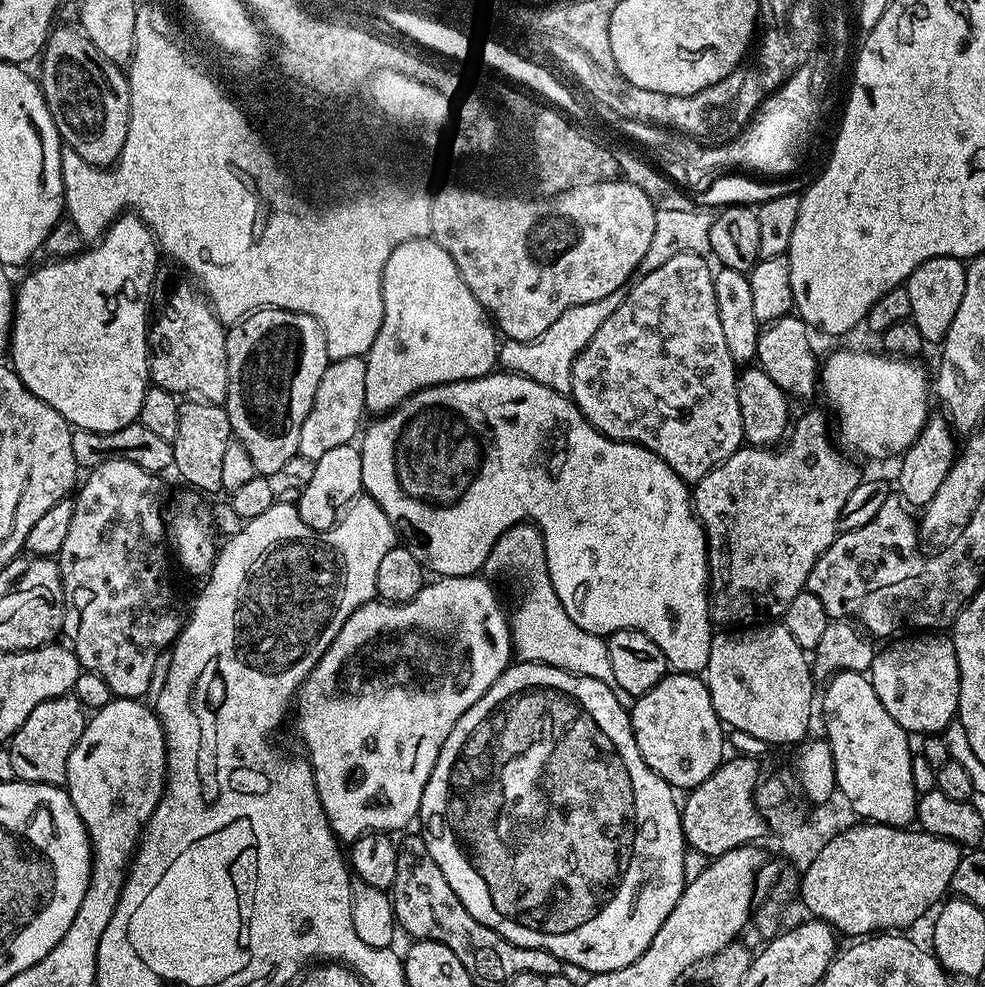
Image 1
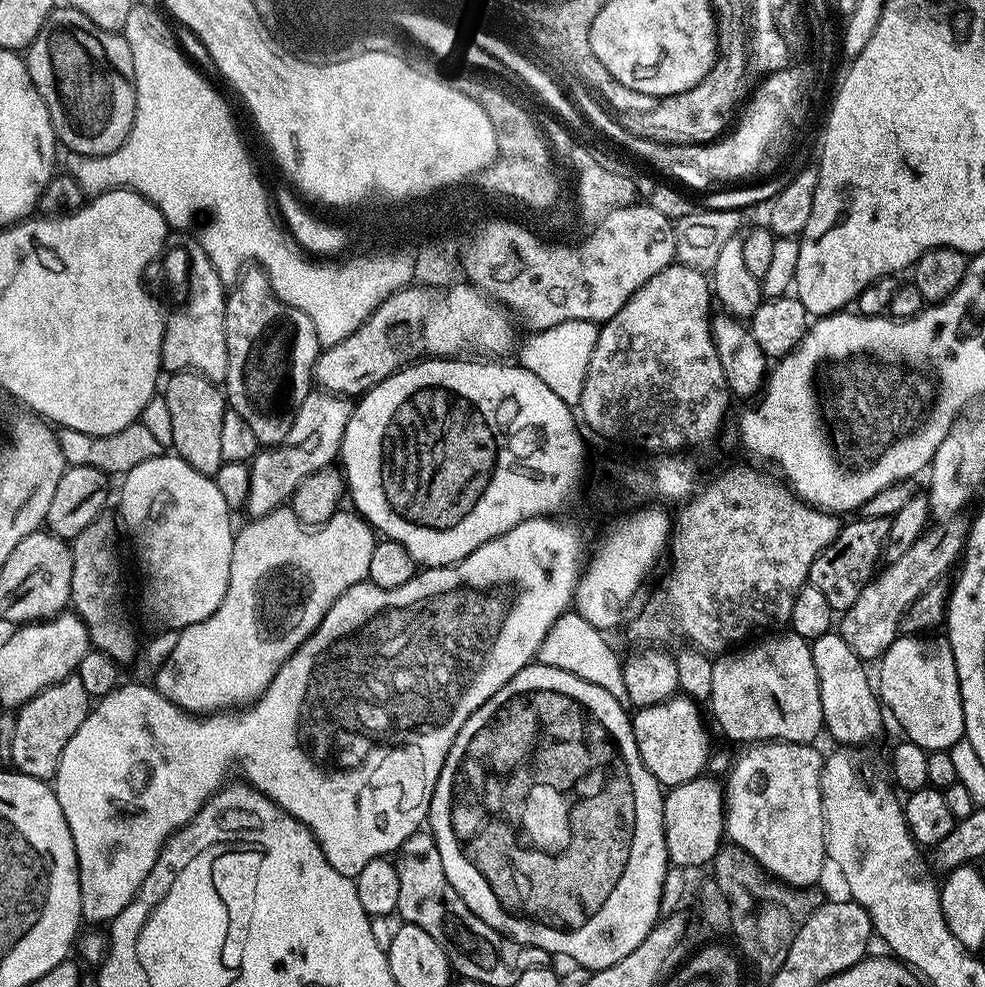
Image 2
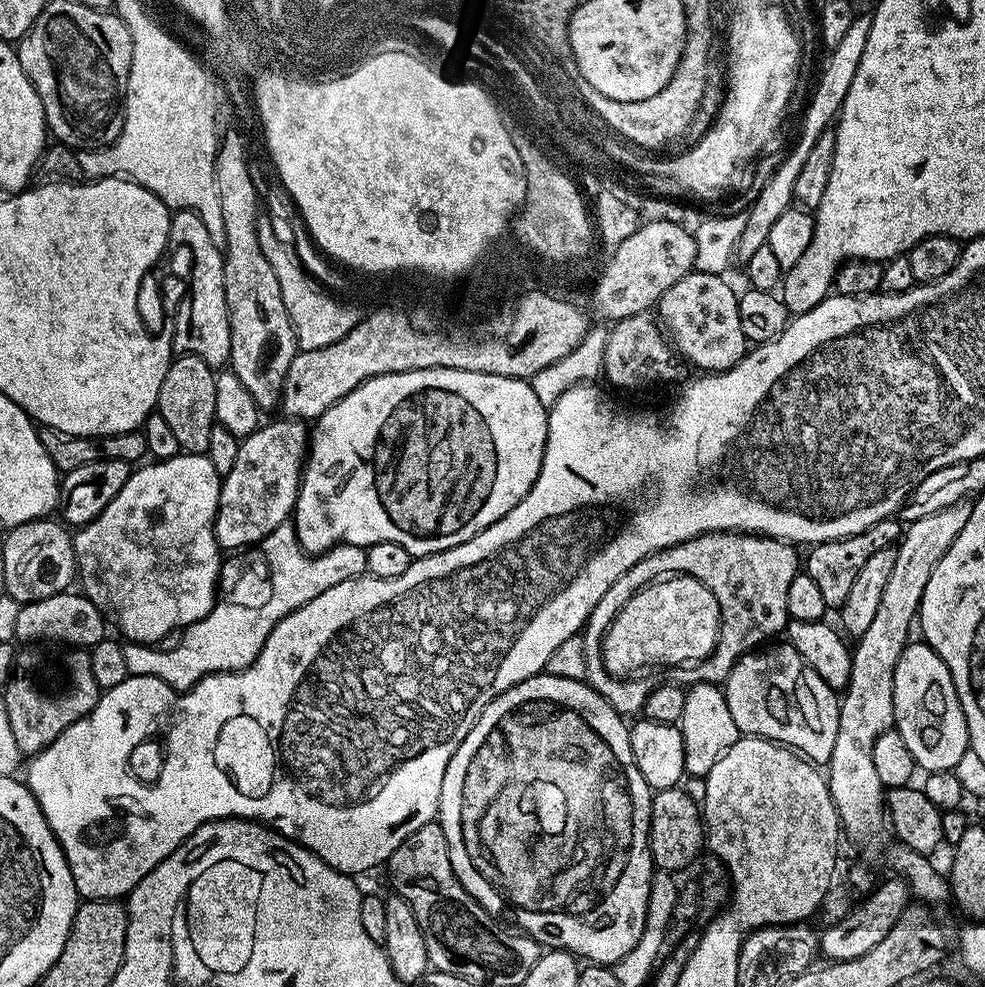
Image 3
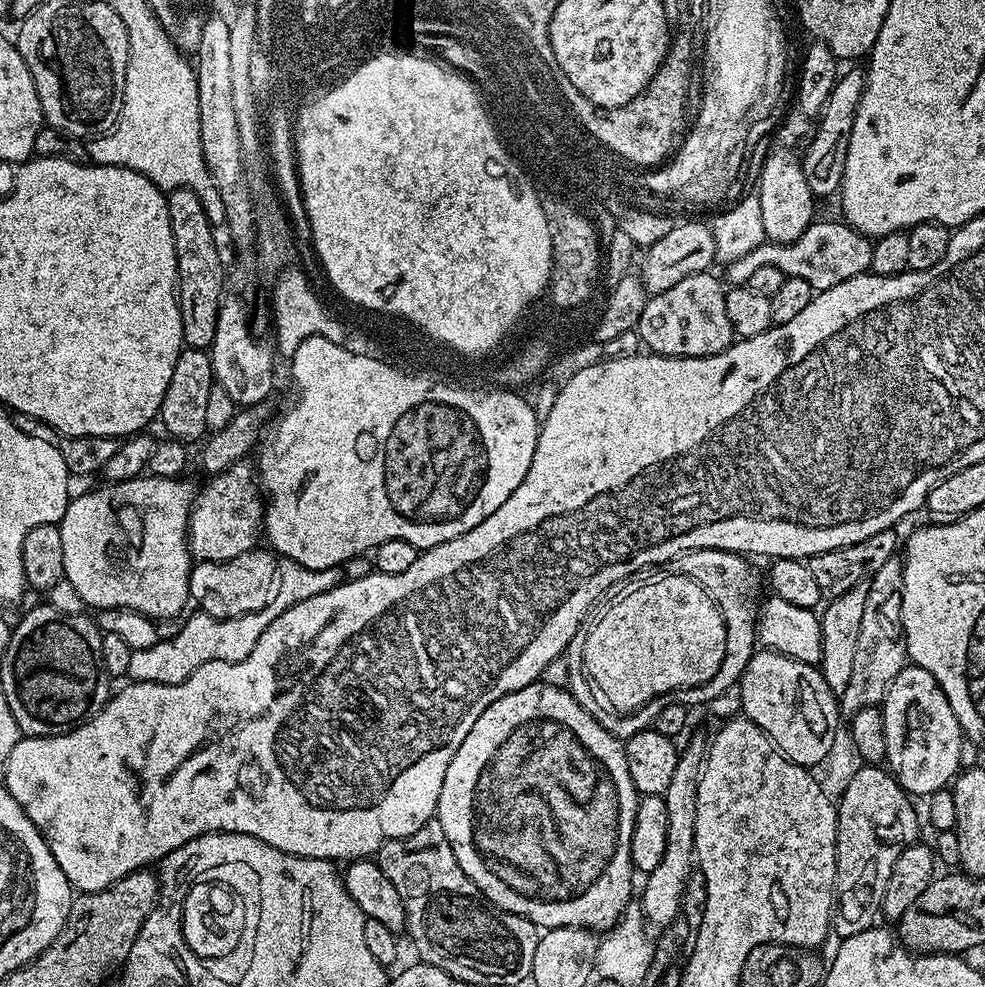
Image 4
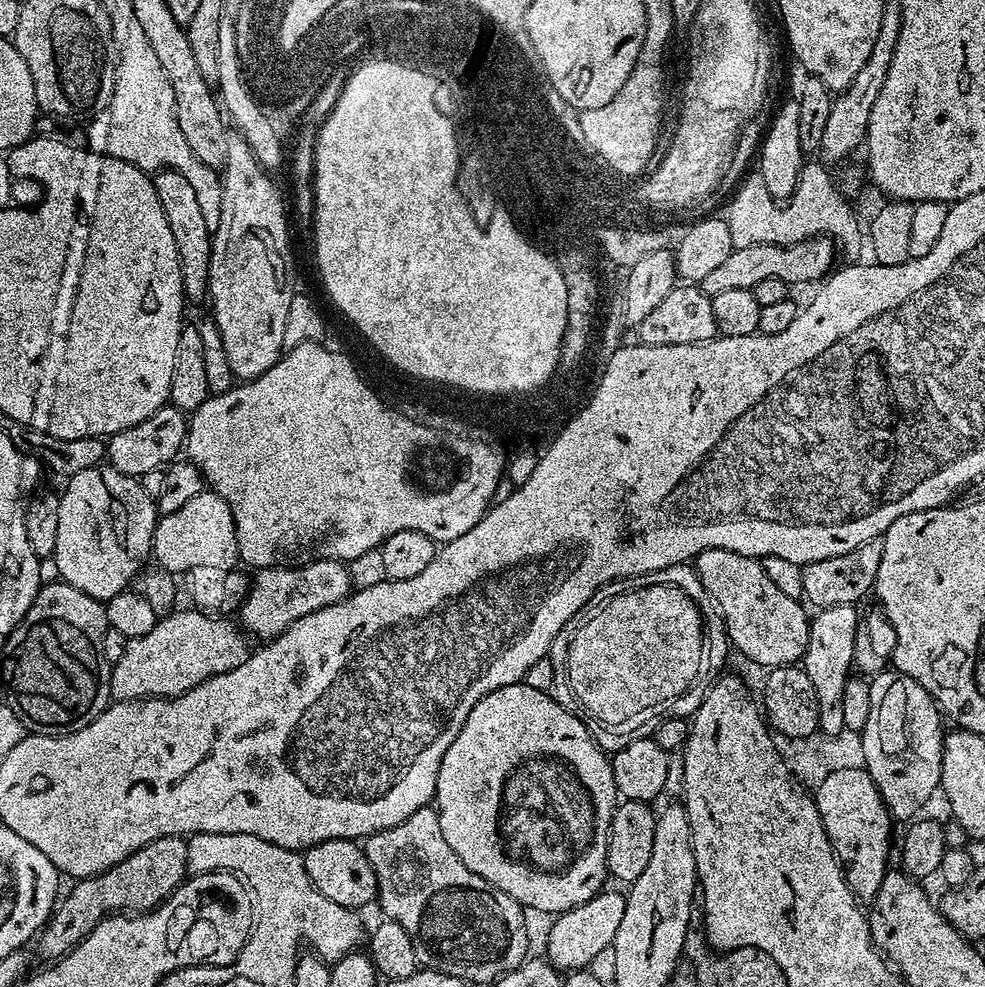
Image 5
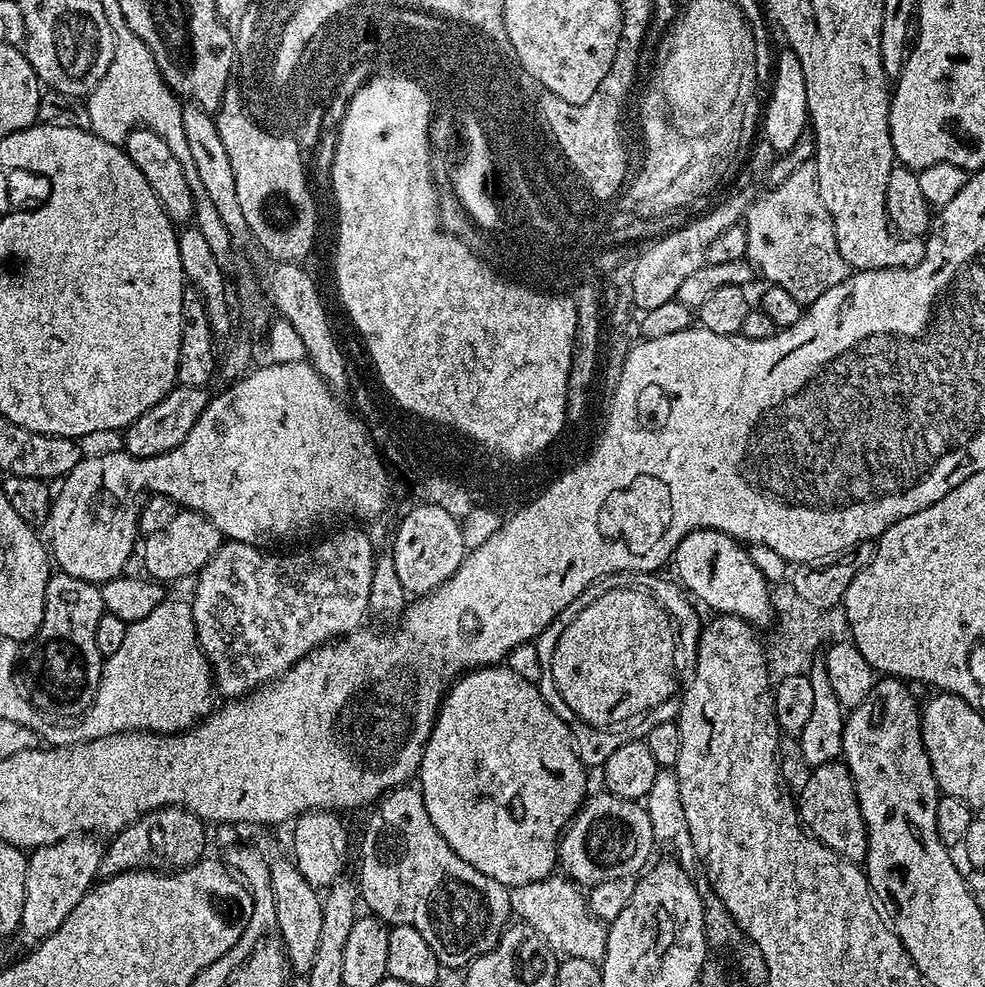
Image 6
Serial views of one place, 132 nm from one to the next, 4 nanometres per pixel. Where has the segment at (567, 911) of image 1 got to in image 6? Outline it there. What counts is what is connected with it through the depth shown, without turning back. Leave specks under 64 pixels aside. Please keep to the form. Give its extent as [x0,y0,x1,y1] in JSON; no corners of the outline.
[418,666,588,889]

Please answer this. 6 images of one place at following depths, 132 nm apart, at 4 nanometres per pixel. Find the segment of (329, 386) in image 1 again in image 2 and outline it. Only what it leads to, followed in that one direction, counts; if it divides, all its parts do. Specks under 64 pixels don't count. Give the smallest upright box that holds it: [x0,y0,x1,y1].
[246,390,353,517]

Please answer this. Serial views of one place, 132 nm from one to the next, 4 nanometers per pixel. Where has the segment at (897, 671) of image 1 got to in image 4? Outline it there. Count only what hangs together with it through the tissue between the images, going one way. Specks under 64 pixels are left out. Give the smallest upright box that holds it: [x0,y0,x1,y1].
[882,666,962,798]

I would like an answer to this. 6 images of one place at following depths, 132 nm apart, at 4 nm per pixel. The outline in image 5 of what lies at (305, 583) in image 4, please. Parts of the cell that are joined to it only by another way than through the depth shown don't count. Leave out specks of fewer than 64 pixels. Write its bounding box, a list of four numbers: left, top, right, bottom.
[112,610,250,700]

